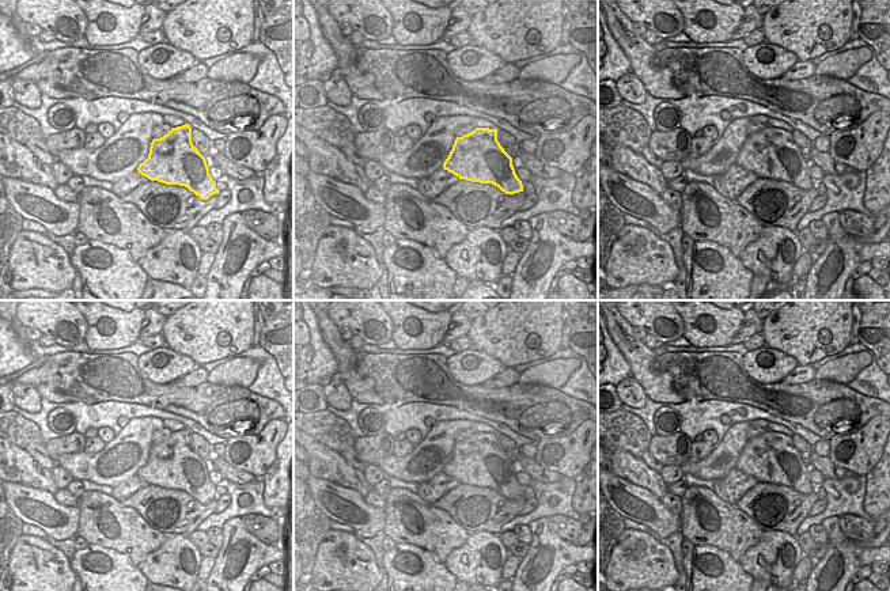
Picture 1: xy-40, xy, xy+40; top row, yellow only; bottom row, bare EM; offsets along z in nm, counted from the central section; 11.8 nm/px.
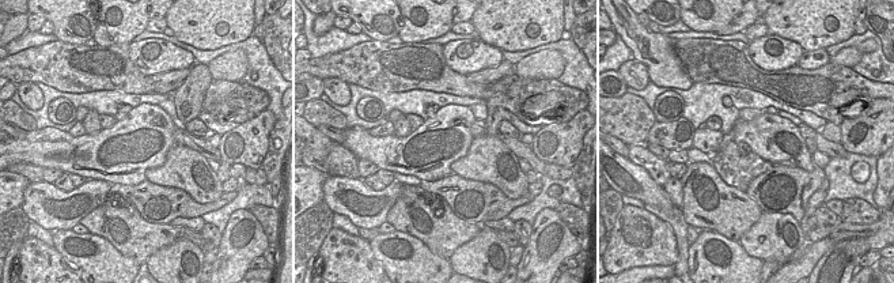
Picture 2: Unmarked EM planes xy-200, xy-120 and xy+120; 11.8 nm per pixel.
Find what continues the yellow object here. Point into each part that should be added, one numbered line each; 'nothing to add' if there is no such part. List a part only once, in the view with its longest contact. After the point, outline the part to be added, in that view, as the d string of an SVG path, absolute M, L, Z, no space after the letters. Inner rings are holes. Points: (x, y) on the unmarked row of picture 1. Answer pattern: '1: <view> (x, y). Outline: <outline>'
nothing to add

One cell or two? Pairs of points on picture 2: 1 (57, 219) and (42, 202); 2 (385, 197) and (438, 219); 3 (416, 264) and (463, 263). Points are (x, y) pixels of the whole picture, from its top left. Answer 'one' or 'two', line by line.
1: one
2: two
3: two

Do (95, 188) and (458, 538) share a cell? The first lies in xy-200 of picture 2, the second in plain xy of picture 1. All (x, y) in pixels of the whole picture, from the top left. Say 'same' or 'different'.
different

